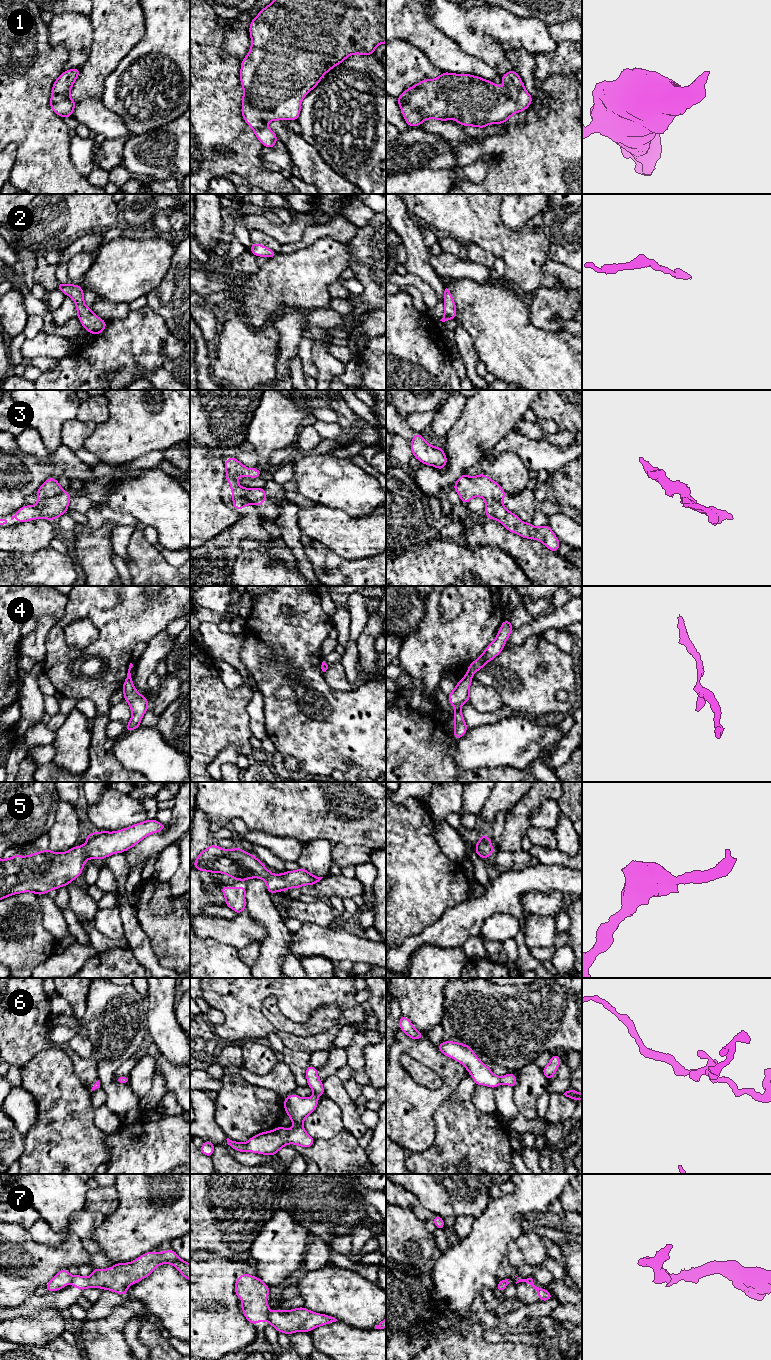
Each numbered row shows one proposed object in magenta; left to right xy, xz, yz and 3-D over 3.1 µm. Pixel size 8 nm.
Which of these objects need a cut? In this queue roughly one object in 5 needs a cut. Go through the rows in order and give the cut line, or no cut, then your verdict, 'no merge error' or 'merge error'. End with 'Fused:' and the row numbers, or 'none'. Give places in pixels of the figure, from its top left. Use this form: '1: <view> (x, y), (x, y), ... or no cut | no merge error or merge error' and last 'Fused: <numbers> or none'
1: no cut | no merge error
2: no cut | no merge error
3: xy (63, 491), (39, 501) | merge error
4: no cut | no merge error
5: no cut | no merge error
6: no cut | no merge error
7: xz (269, 1312), (267, 1320) | merge error
Fused: 3, 7

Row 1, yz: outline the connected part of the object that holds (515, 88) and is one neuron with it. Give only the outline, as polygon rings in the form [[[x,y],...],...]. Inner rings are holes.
[[[514,70],[501,76],[501,80],[507,88],[506,92],[497,84],[481,77],[443,72],[436,79],[425,79],[406,89],[397,101],[404,121],[411,128],[420,126],[427,119],[454,119],[459,125],[485,128],[489,124],[505,123],[515,113],[525,111],[533,101]]]

